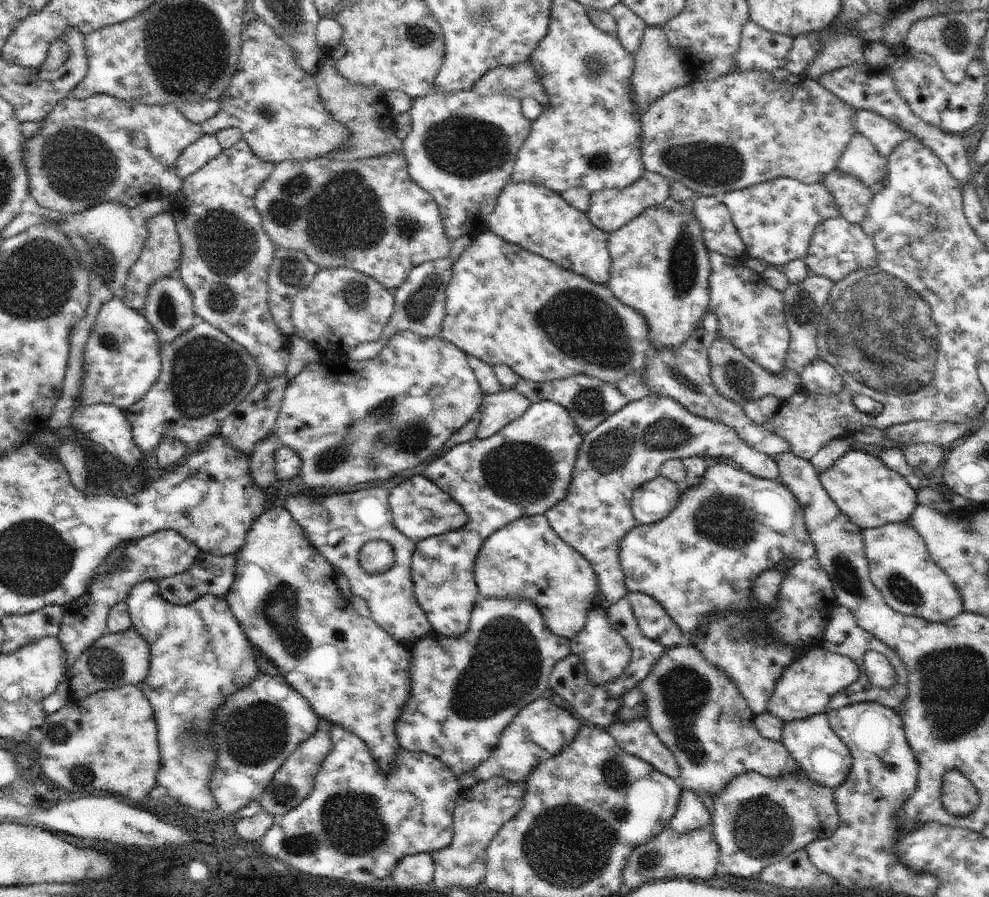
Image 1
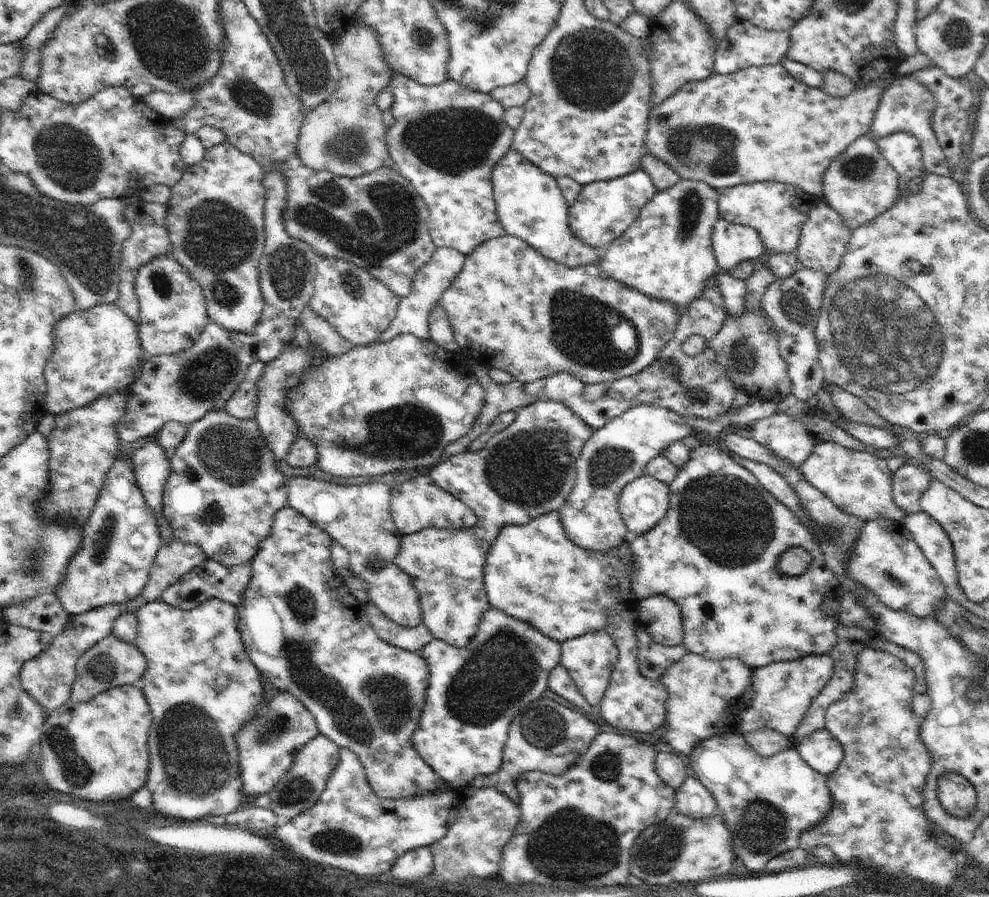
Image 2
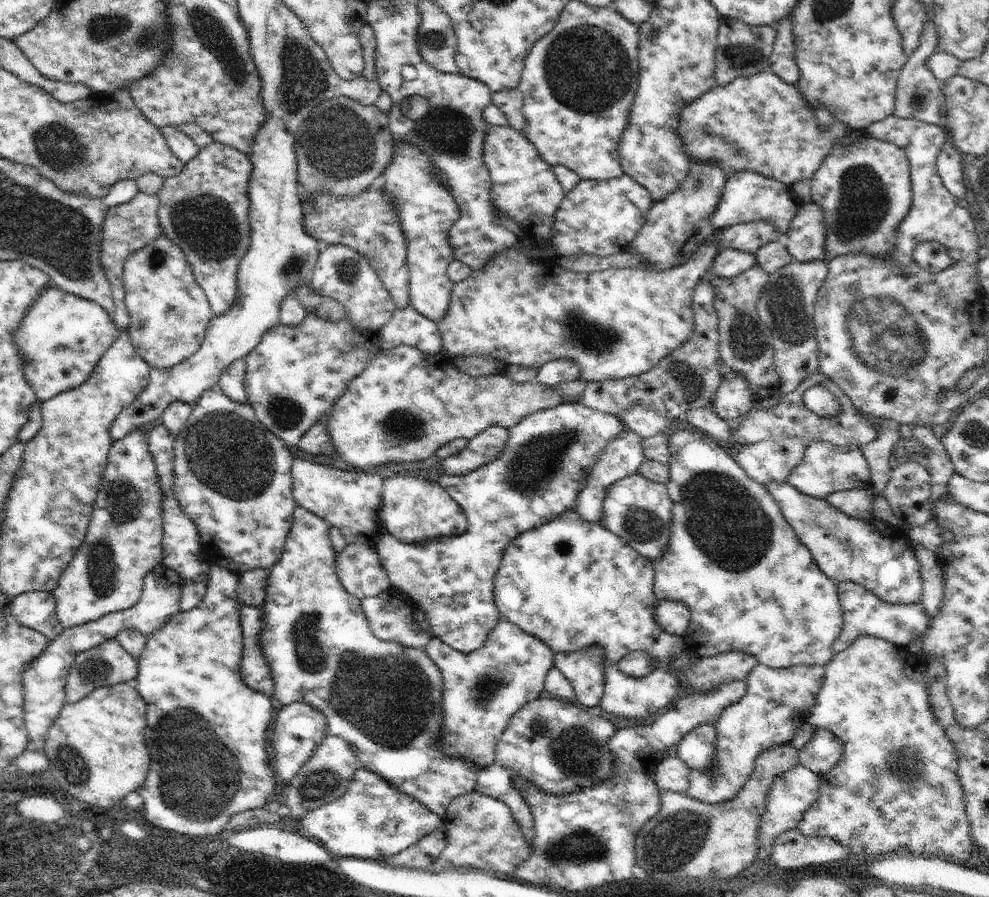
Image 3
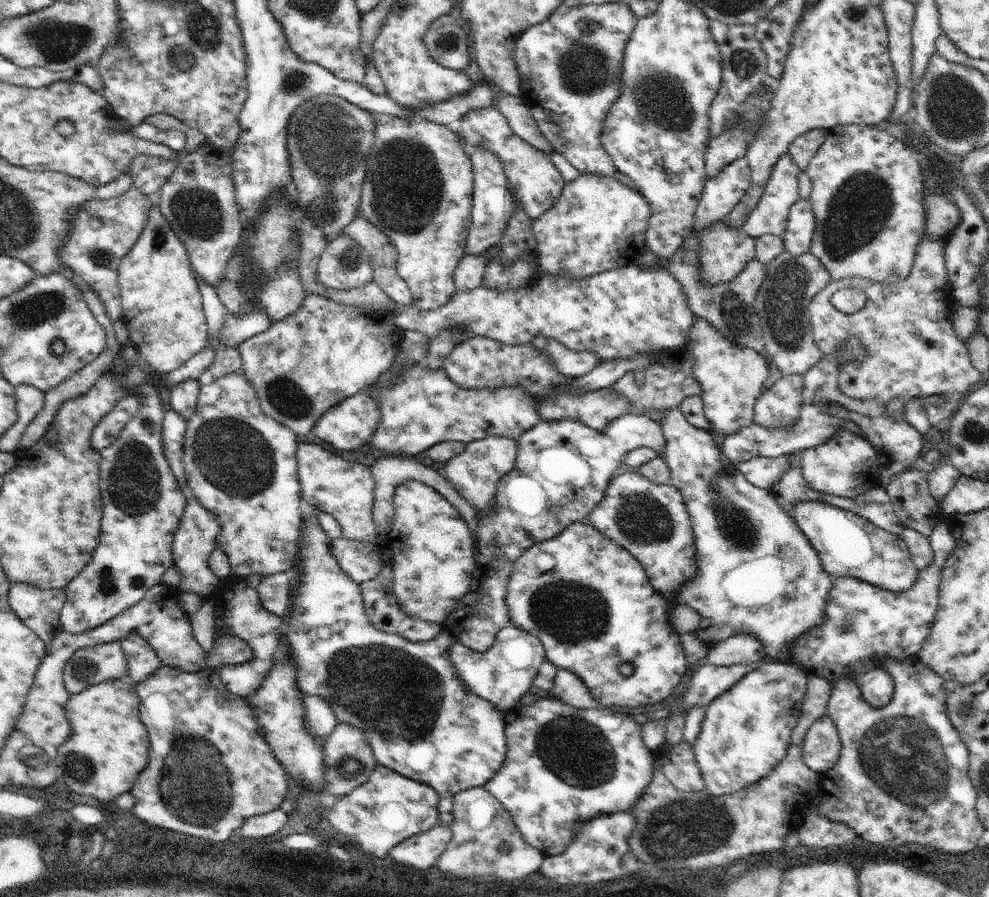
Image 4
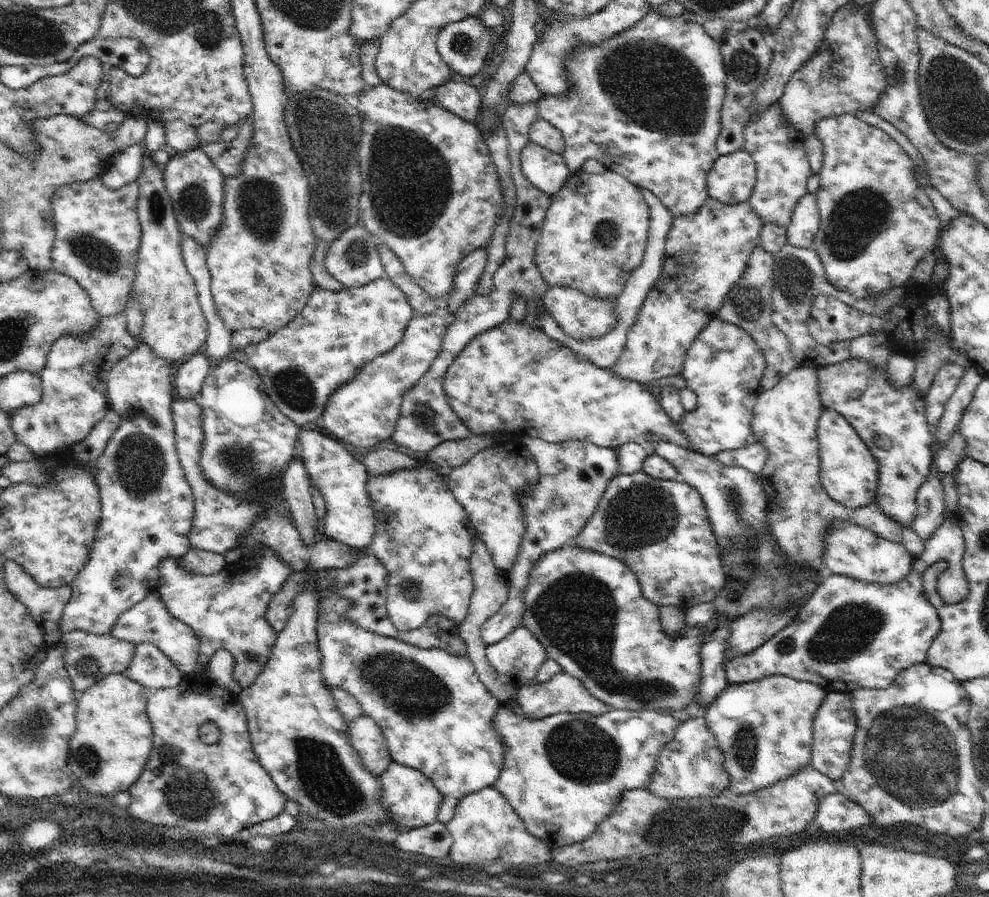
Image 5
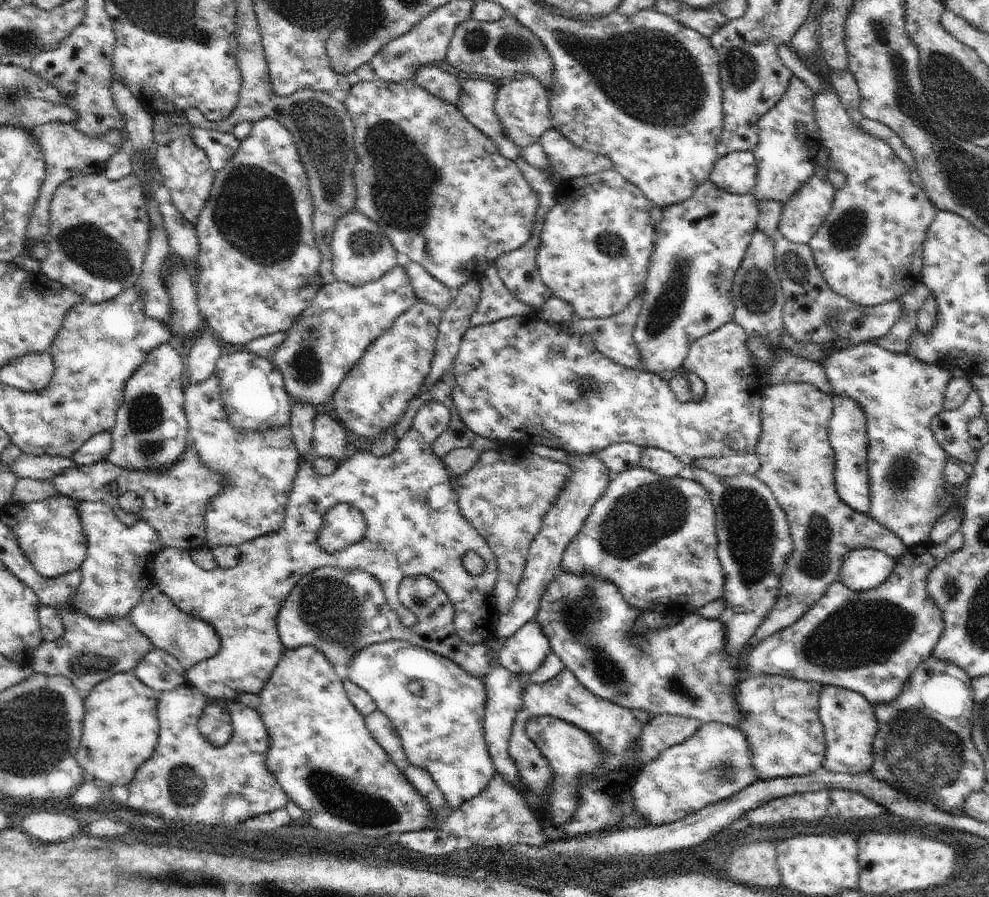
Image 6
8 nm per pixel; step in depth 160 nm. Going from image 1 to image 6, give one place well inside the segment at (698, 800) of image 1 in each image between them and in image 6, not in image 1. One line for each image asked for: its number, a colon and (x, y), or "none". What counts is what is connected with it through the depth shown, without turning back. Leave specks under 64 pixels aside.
2: (693, 799)
3: (777, 702)
4: (747, 731)
5: (763, 728)
6: (780, 715)

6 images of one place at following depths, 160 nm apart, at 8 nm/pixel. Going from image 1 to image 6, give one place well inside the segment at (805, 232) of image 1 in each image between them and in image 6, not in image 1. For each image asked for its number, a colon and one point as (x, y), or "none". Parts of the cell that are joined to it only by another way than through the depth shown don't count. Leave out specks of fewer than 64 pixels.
2: (777, 211)
3: (748, 196)
4: (721, 193)
5: (731, 180)
6: (735, 173)

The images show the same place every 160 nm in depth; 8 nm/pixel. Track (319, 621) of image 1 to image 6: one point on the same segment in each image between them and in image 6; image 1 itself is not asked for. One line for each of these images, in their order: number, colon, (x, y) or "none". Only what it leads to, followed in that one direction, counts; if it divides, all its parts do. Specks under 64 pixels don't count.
2: (366, 695)
3: (385, 699)
4: (421, 722)
5: (437, 716)
6: (438, 709)

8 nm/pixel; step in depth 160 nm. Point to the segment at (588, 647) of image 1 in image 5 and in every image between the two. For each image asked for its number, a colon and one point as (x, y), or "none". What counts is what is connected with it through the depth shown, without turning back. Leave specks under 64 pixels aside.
2: (590, 659)
3: (584, 669)
4: (568, 688)
5: (564, 693)

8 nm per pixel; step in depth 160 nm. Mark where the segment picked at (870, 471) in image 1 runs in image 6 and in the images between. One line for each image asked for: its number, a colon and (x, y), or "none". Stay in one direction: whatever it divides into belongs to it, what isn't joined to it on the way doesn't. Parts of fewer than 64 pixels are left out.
2: (860, 483)
3: (826, 468)
4: (845, 465)
5: (849, 473)
6: (847, 434)

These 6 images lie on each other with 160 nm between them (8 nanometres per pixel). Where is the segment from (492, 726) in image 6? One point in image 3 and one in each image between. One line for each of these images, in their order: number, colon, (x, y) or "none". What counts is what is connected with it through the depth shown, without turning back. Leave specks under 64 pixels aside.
3: (560, 748)
4: (564, 766)
5: (563, 775)

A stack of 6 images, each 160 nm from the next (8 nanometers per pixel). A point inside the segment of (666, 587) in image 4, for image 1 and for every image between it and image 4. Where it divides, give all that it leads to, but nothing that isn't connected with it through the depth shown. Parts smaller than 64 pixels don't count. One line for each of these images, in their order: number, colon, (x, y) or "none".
1: (653, 502)
2: (643, 503)
3: (640, 511)

